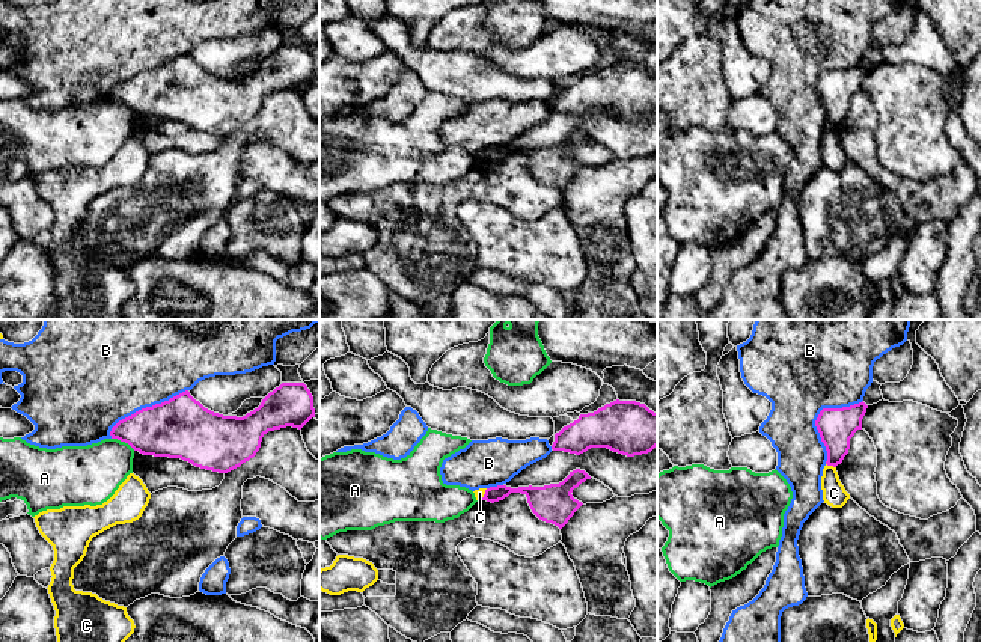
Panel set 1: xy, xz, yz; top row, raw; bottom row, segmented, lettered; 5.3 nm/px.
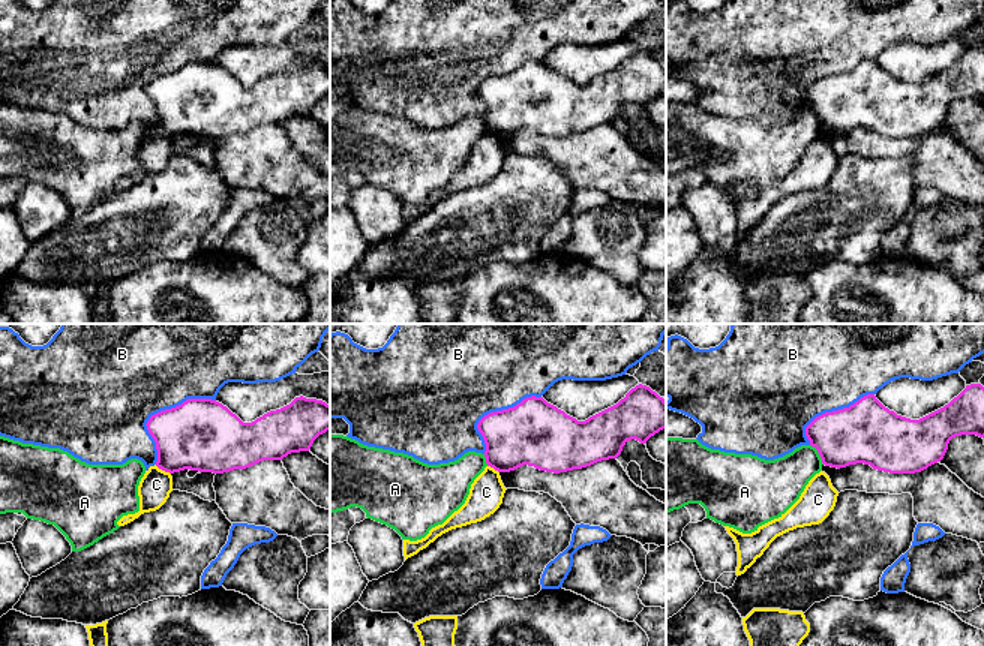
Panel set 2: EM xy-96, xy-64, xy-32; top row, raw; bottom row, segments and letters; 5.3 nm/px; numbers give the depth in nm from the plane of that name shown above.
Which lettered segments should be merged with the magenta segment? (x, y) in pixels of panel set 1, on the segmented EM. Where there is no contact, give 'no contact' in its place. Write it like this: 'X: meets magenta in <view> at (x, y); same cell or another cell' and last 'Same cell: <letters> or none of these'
A: meets magenta in xy at (124, 440); another cell
B: meets magenta in yz at (819, 416); another cell
C: meets magenta in yz at (831, 464); another cell
Same cell: none of these

